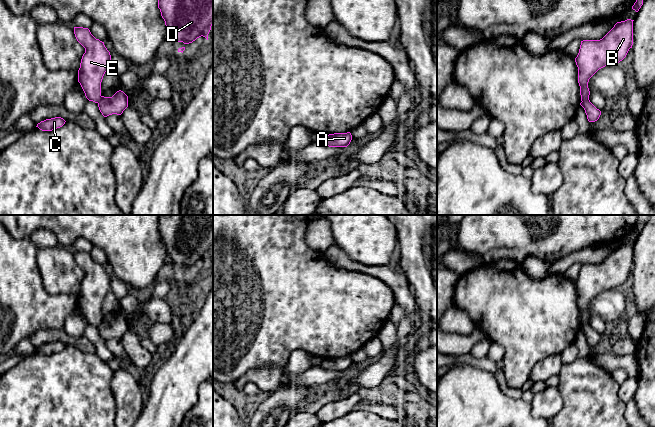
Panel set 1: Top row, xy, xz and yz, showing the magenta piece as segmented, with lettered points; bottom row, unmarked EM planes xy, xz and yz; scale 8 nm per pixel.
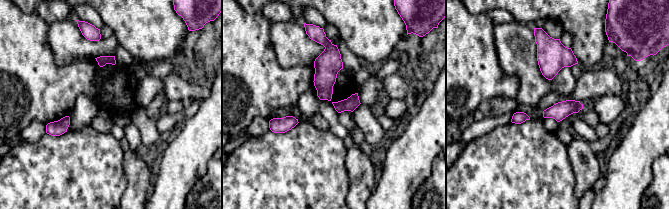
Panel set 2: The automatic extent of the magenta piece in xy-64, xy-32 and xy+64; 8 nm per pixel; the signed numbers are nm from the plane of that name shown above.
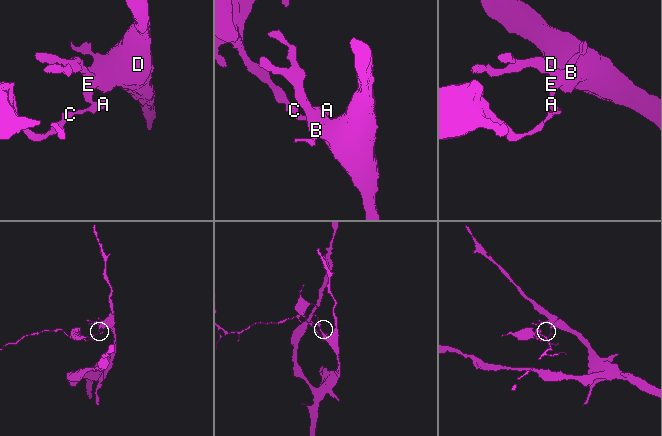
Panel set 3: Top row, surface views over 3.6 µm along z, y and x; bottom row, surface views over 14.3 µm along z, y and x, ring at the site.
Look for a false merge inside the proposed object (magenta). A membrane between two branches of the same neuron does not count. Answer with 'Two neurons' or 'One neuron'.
Two neurons

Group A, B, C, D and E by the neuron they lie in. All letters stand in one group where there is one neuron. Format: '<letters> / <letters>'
A C / B D E

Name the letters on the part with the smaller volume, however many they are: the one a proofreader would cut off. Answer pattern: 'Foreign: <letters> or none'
Foreign: A, C

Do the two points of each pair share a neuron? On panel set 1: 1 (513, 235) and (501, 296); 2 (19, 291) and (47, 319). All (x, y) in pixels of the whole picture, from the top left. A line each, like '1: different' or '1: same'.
1: different
2: same

